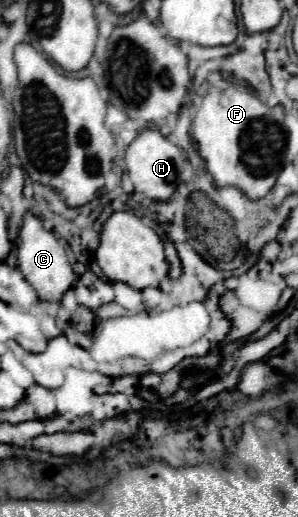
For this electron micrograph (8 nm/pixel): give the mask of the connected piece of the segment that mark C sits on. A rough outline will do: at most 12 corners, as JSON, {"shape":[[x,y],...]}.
{"shape":[[24,214],[18,268],[38,296],[60,300],[72,286],[64,246]]}

